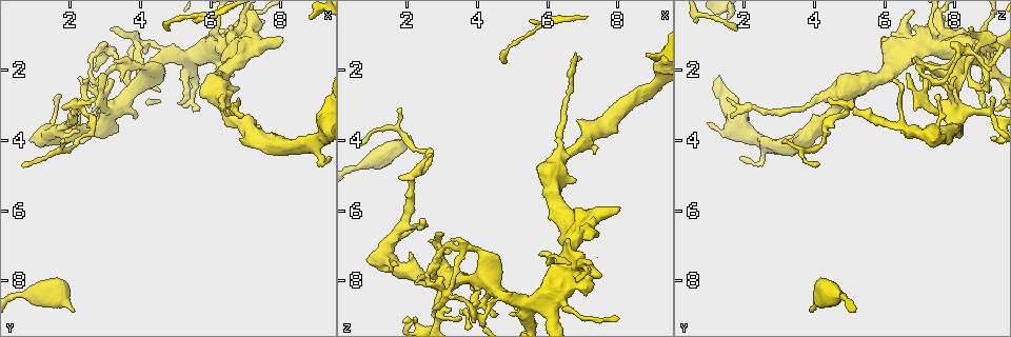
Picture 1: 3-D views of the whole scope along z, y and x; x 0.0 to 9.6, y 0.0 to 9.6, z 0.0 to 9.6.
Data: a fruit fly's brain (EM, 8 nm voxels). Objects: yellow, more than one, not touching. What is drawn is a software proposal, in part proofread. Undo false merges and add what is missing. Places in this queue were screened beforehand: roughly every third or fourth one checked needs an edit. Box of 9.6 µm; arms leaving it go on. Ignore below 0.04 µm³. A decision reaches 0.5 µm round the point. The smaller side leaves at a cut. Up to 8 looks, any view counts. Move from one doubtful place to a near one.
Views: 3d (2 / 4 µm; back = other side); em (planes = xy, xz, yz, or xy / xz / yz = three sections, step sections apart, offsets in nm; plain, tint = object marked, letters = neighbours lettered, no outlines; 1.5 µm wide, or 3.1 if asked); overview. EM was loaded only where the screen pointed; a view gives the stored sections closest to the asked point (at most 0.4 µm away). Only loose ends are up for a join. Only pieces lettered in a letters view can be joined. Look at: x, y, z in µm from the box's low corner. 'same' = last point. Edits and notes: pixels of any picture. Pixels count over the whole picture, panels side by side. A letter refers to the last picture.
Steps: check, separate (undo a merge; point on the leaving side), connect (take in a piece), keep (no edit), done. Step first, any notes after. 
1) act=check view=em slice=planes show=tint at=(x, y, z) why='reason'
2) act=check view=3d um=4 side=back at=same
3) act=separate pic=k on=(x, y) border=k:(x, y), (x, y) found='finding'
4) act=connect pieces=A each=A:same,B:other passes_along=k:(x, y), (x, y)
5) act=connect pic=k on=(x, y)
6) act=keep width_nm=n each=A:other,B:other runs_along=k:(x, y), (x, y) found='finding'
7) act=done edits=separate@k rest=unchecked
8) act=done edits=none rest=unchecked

act=check view=em slice=xy step=4 show=tint at=(3.15, 0.80, 8.50) why='tapers out'

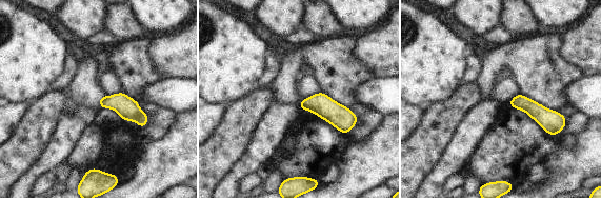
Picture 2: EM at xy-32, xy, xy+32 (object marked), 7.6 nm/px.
act=check view=em slice=xy step=4 show=letters at=same why='see the neighbours'

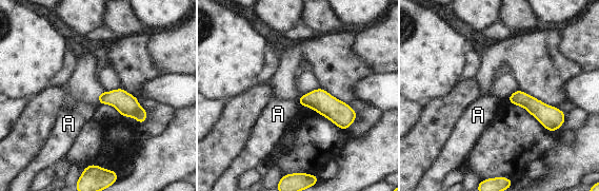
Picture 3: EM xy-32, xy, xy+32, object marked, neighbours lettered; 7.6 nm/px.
act=keep width_nm=110 each=A:other border=3:(296, 98), (301, 106) found='none of them fits'

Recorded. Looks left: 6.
act=check view=3d um=2 at=(2.90, 3.30, 9.20) why='narrows sharply'

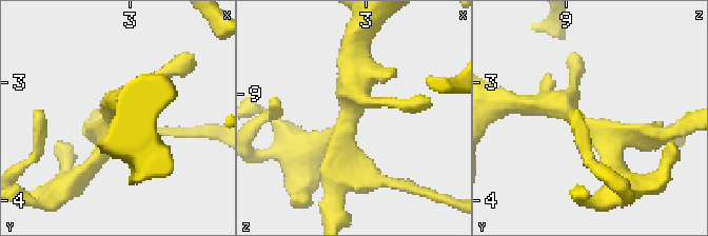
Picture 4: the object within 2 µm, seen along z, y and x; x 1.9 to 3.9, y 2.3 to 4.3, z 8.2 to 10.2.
act=check view=em slice=planes show=tint at=(2.86, 3.32, 9.14)

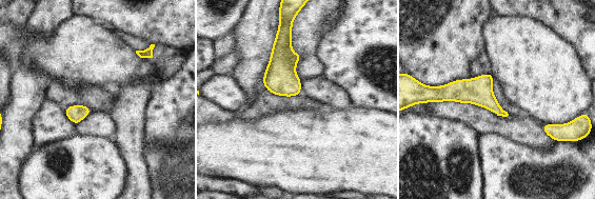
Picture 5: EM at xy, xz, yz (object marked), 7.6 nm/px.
act=check view=em slice=planes show=letters at=same why='what lies round it'

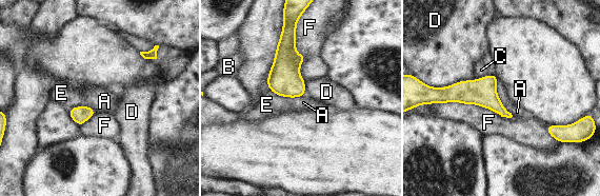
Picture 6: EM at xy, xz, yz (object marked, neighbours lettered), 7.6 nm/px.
act=keep width_nm=130 each=A:other,B:other,C:other,D:other,E:other,F:other border=6:(267, 85), (274, 93), (290, 98) found='continuous, no second cell'

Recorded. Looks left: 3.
act=check view=3d um=2 at=(2.05, 8.90, 3.95) why='branch stops here'

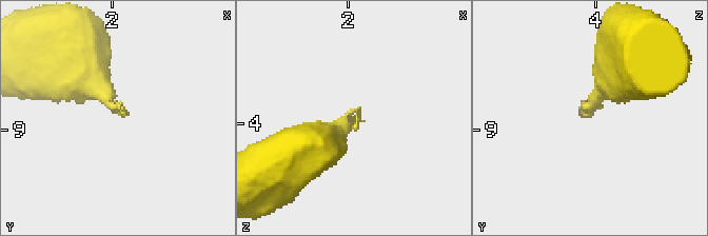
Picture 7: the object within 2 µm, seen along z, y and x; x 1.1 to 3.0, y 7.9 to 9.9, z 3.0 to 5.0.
act=check view=em slice=planes show=letters at=(2.10, 8.90, 3.92)

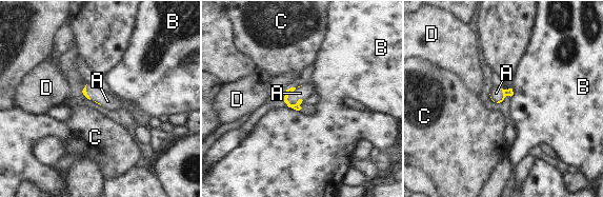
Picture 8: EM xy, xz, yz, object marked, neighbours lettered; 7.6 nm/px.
act=connect pic=8 on=(300, 93) each=A:same,B:other,C:other,D:other passes_along=8:(296, 106), (287, 96), (300, 93) found='the cell continues'

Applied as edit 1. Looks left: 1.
act=done edits=connect@8 rest=unchecked

